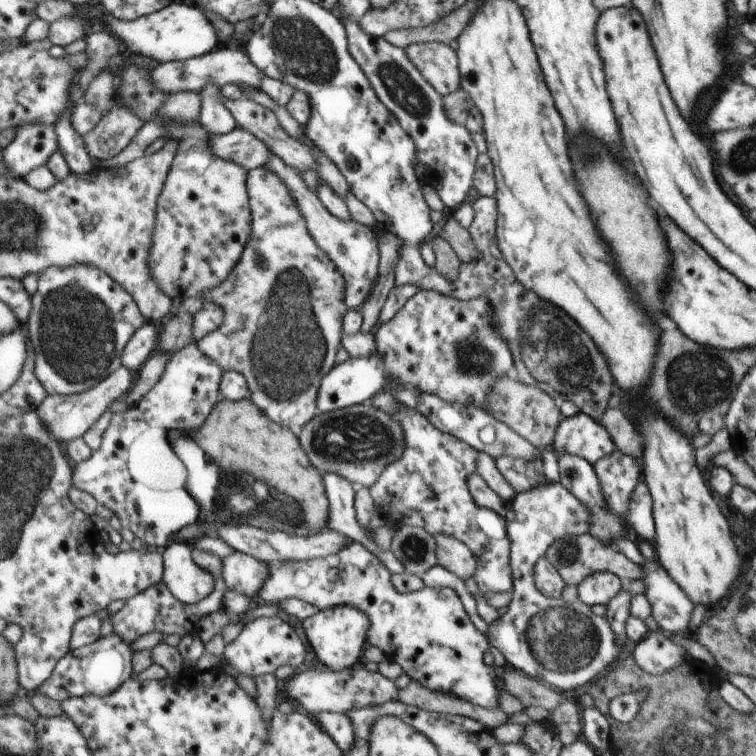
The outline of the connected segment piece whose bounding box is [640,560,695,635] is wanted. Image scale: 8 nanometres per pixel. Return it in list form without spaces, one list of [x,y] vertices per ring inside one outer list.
[[[645,560],[640,566],[643,570],[641,579],[645,582],[644,594],[659,628],[673,635],[689,635],[689,618],[695,604],[658,561]]]

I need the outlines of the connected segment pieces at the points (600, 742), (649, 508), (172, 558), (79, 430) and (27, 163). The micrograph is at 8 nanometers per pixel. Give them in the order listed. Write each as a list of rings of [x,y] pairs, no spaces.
[[[586,707],[582,712],[582,734],[599,753],[611,750],[611,726],[596,707]]]
[[[641,480],[636,485],[636,488],[632,491],[629,507],[627,510],[627,522],[634,528],[636,534],[642,538],[642,540],[653,543],[656,536],[655,520],[653,517],[653,500],[648,488],[648,485],[644,480]]]
[[[189,542],[169,543],[162,549],[162,581],[170,593],[187,604],[204,600],[215,588],[214,577],[197,565]]]
[[[121,366],[96,386],[81,393],[69,395],[48,395],[43,404],[36,410],[40,420],[46,424],[46,430],[60,442],[68,442],[82,437],[87,430],[106,412],[106,408],[115,400],[122,399],[133,387],[136,374]]]
[[[22,125],[17,128],[13,142],[3,148],[3,157],[14,176],[26,178],[34,169],[46,165],[58,148],[54,126]]]

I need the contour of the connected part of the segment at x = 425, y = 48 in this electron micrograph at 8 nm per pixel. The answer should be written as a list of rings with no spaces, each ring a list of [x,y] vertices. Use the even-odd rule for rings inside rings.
[[[438,41],[412,43],[405,48],[406,56],[419,73],[442,96],[460,89],[461,74],[453,45]]]

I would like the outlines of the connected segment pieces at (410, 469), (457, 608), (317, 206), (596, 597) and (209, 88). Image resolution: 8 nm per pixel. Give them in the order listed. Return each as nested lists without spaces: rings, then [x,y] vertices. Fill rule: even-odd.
[[[398,403],[388,414],[402,427],[403,453],[368,488],[376,506],[382,509],[386,522],[422,527],[433,536],[442,533],[456,537],[477,554],[474,578],[481,594],[512,592],[506,519],[492,509],[479,507],[467,485],[469,476],[477,472],[479,451],[453,434],[438,430],[426,416],[412,407]]]
[[[352,543],[336,554],[305,561],[268,563],[269,577],[258,594],[258,602],[278,603],[284,599],[300,599],[317,609],[346,605],[362,611],[370,621],[367,644],[380,648],[390,662],[397,662],[412,681],[428,690],[452,695],[474,706],[498,707],[499,671],[487,665],[484,655],[490,650],[487,636],[474,626],[466,612],[467,605],[451,588],[424,587],[416,592],[399,593],[391,581],[391,572],[362,543]]]
[[[272,153],[265,162],[264,168],[272,171],[287,186],[288,192],[295,199],[300,214],[303,215],[308,232],[320,250],[337,266],[344,275],[347,287],[344,302],[352,308],[360,308],[360,304],[371,295],[373,286],[379,275],[379,242],[377,234],[370,227],[353,219],[336,218],[318,198],[318,195],[305,185],[301,174],[288,166],[278,155]]]
[[[597,572],[587,576],[578,586],[579,599],[589,607],[607,605],[622,588],[623,582],[615,574]]]
[[[209,83],[201,94],[201,111],[199,123],[210,135],[223,135],[233,131],[237,126],[232,113],[220,100],[220,88]]]

